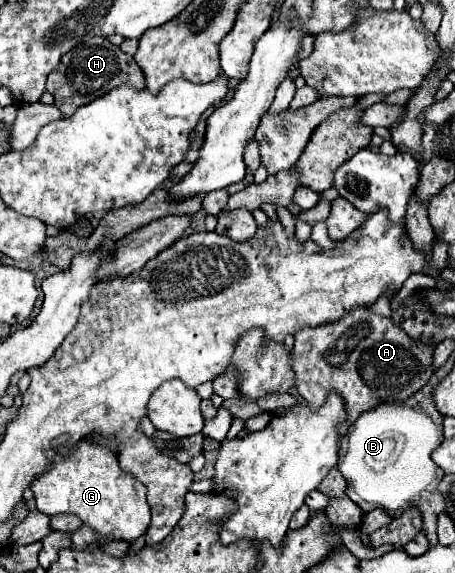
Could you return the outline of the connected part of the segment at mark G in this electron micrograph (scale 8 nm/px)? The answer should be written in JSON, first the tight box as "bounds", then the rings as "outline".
{"bounds":[32,441,150,543],"outline":[[[80,441],[68,457],[60,457],[54,451],[46,453],[52,461],[52,469],[38,475],[32,481],[32,493],[40,513],[52,517],[58,513],[78,515],[84,525],[98,531],[102,537],[126,539],[134,543],[150,525],[150,507],[146,503],[144,485],[128,471],[120,469],[116,455],[102,445]]]}

